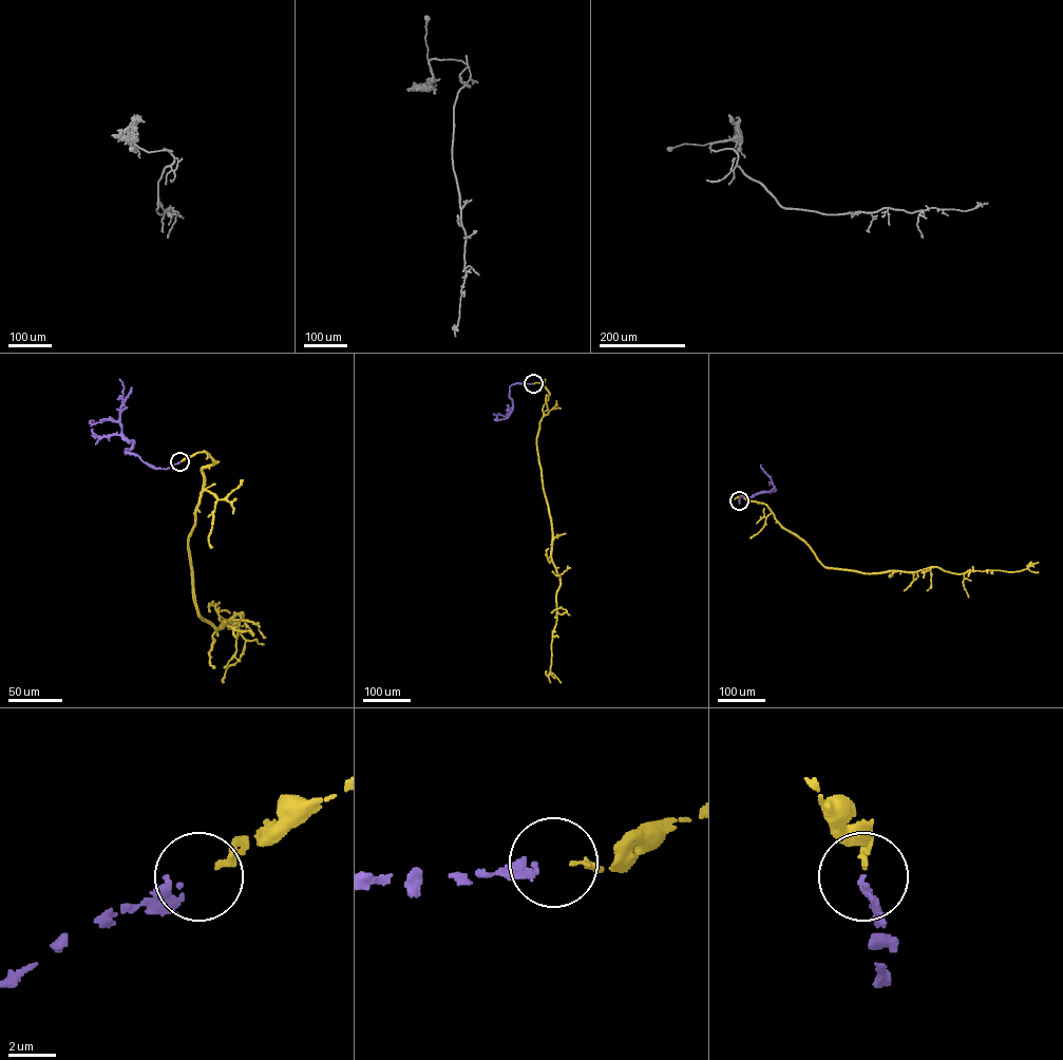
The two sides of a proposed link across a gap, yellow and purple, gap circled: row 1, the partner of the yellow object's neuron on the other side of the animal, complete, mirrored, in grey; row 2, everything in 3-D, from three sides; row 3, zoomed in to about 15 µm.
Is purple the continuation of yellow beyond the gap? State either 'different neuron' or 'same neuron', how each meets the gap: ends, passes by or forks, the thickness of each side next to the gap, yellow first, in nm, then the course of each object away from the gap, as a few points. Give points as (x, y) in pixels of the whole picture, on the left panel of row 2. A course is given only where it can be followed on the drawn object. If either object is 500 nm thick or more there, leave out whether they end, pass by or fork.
same neuron; yellow ends there; purple ends there; 200 nm thick on the yellow side, 170 nm on the other; yellow runs (181, 461), (207, 452), (216, 462), (201, 470), (204, 490), (188, 535), (197, 611), (214, 627), (241, 612); purple runs (179, 462), (166, 469), (154, 468), (138, 456), (125, 453), (133, 442), (121, 432), (124, 386), (119, 379)

